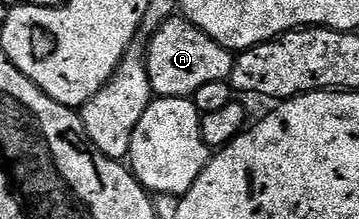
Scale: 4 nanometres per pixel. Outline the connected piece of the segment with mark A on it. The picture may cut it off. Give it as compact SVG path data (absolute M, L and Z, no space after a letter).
M174 16L148 39L145 63L157 98L187 98L203 88L203 84L232 79L234 57L234 51L211 40L194 22L184 16Z

